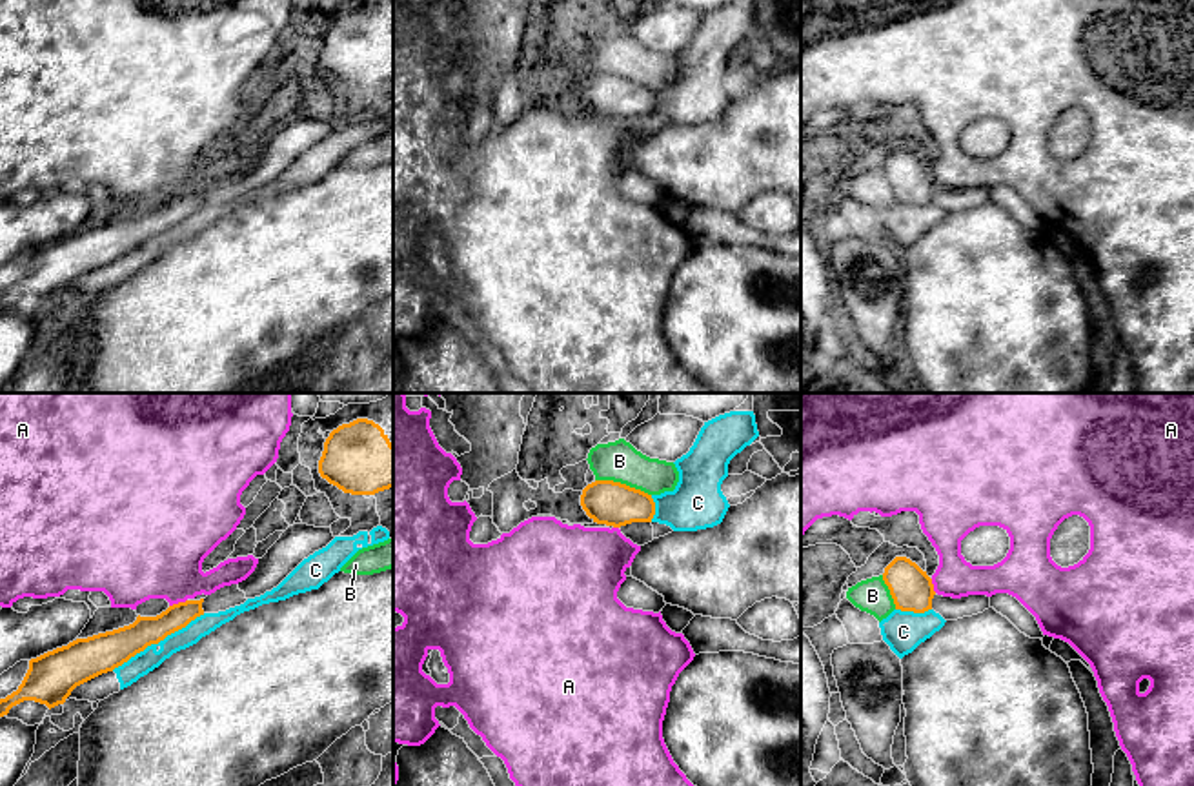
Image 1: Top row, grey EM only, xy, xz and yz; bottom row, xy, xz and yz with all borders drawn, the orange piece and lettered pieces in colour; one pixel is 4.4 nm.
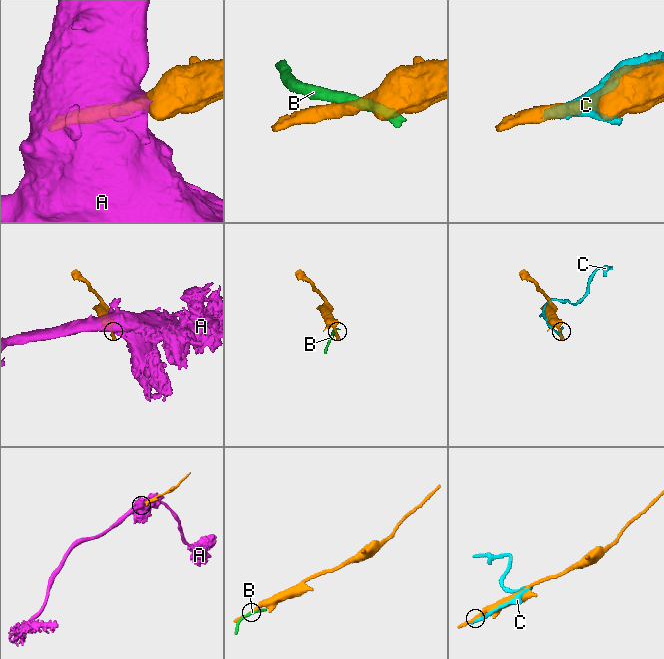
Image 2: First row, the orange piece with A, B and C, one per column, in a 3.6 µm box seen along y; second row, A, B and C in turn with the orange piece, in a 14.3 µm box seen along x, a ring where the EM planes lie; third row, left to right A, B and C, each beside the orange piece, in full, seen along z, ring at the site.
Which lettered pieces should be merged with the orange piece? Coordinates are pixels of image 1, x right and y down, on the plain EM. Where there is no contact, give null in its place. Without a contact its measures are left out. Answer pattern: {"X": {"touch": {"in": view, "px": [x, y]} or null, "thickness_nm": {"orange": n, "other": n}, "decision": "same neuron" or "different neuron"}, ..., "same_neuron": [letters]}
{"A": {"touch": {"in": "xy", "px": [179, 195]}, "thickness_nm": {"orange": 130, "other": 420}, "decision": "different neuron"}, "B": {"touch": {"in": "xz", "px": [623, 77]}, "thickness_nm": {"orange": 190, "other": 180}, "decision": "different neuron"}, "C": {"touch": {"in": "xy", "px": [157, 235]}, "thickness_nm": {"orange": 170, "other": 100}, "decision": "different neuron"}, "same_neuron": []}

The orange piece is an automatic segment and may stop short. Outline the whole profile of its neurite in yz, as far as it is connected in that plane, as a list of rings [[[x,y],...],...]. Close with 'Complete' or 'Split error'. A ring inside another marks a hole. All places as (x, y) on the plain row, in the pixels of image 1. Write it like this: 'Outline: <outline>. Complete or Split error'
Outline: [[[896,149],[883,166],[896,202],[925,206],[936,187],[932,171],[906,149]]]. Complete

